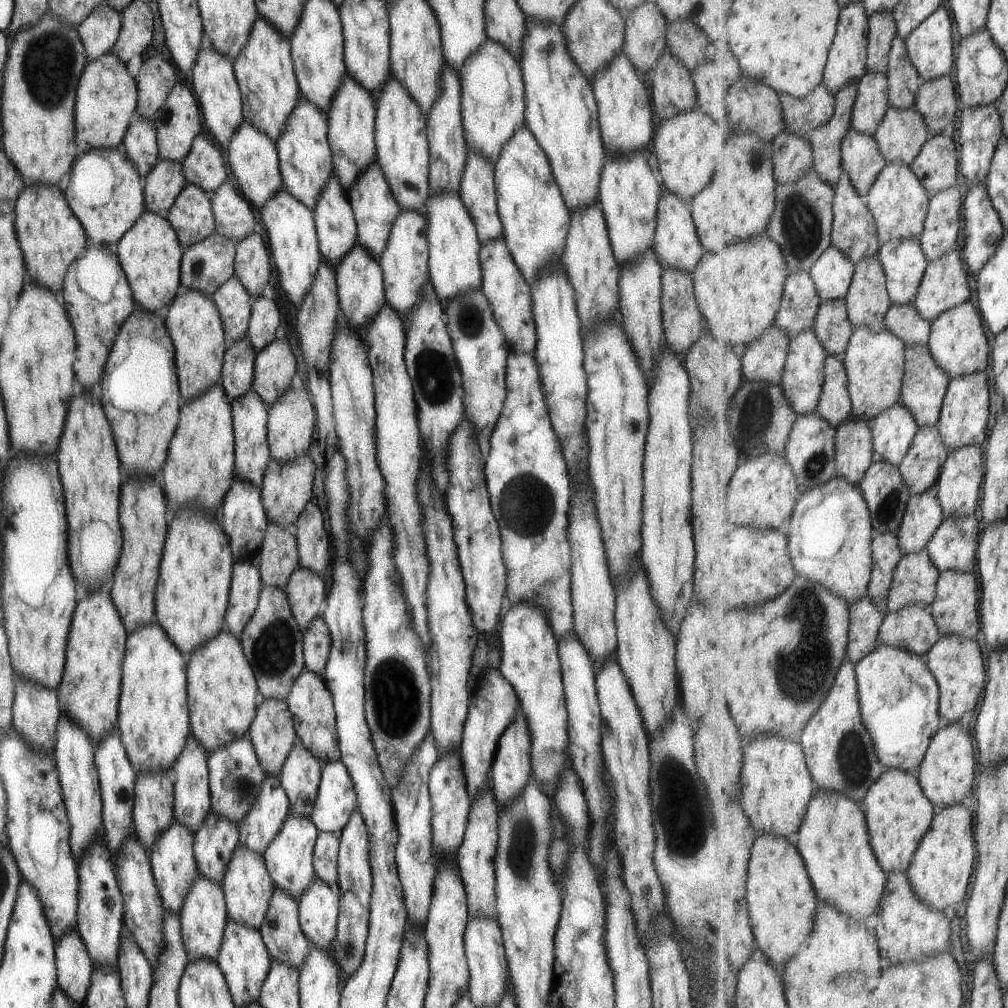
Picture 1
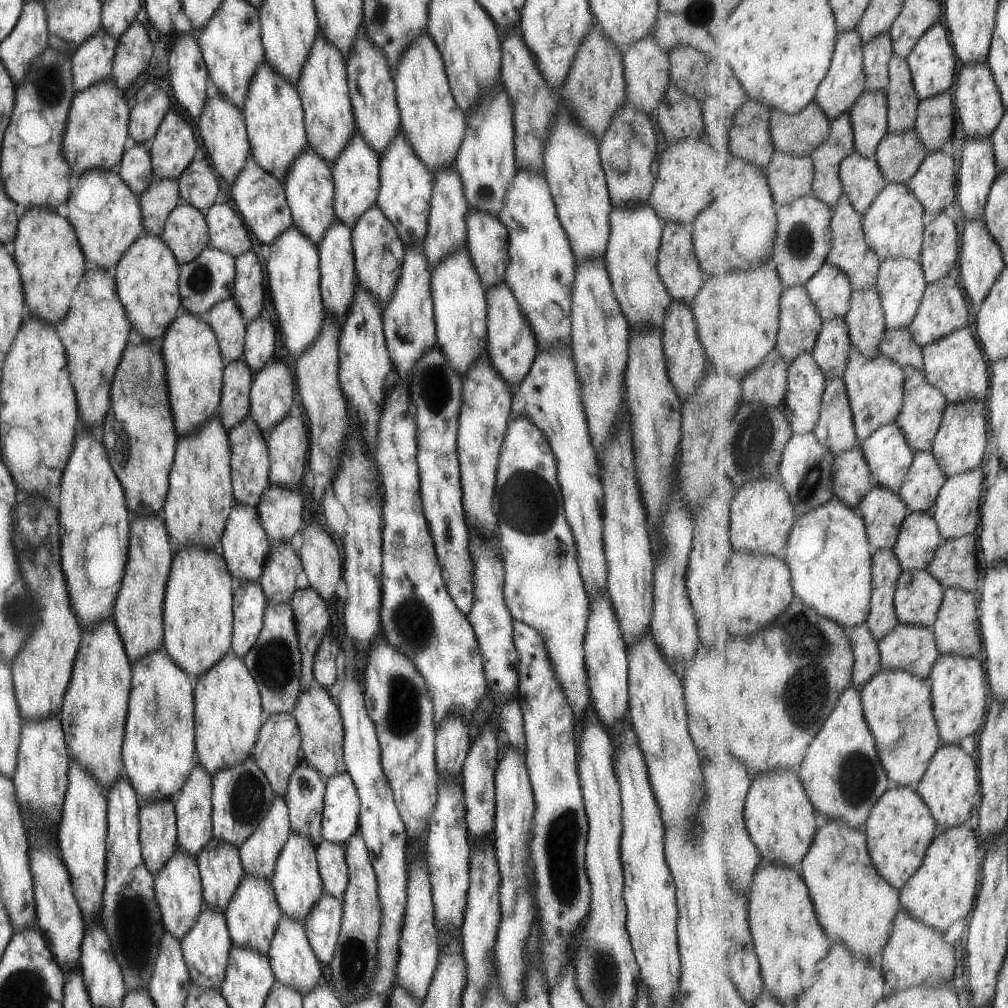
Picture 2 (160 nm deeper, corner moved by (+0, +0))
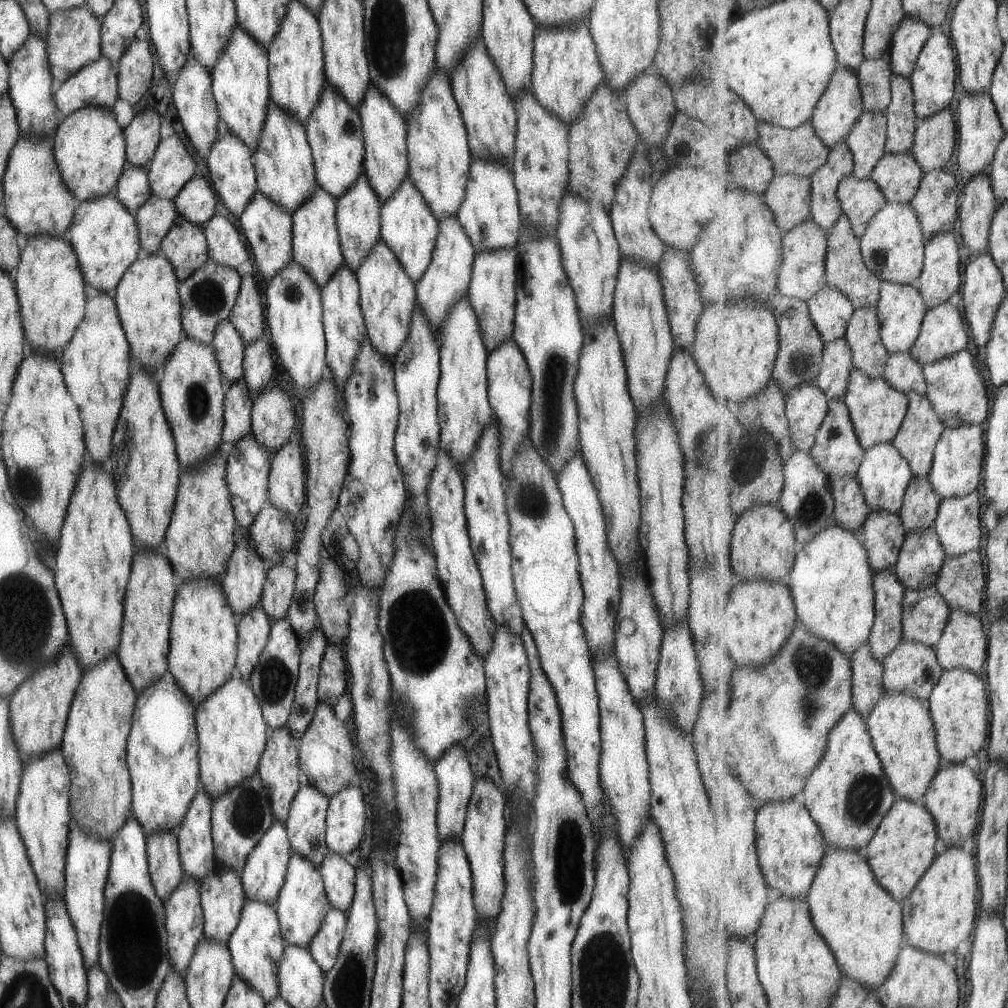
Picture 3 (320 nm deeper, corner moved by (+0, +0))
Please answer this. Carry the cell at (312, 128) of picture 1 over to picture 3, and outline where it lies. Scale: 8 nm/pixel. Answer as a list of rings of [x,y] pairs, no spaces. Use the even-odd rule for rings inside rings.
[[[315,184],[311,196],[291,215],[292,260],[310,274],[319,290],[338,267],[344,264],[336,229],[335,201],[330,194]]]

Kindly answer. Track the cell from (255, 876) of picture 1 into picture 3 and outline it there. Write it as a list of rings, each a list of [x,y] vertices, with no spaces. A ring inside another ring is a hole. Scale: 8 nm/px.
[[[245,899],[239,920],[226,942],[226,947],[231,957],[234,976],[259,993],[265,1003],[278,995],[277,973],[284,945],[274,906]]]

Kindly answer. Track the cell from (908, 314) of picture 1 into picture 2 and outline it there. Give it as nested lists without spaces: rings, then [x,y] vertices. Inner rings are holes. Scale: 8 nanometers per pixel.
[[[897,329],[896,331],[886,331],[881,344],[881,354],[896,362],[905,372],[905,368],[912,367],[925,373],[923,346],[920,346],[915,338],[911,336],[909,329]]]

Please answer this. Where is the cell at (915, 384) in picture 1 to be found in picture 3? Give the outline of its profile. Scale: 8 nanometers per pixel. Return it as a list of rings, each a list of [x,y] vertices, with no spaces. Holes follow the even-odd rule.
[[[909,393],[907,396],[910,404],[906,420],[903,421],[898,437],[892,443],[907,459],[907,462],[910,462],[914,476],[925,478],[930,476],[931,469],[933,469],[935,449],[938,442],[942,440],[942,434],[946,426],[935,412],[935,407],[928,397],[922,397],[917,393]]]

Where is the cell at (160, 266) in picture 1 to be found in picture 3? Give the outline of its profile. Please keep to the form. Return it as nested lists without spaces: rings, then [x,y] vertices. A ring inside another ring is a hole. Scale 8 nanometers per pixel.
[[[140,255],[127,267],[111,293],[129,345],[130,358],[152,373],[166,363],[181,336],[178,285],[171,263],[165,257]]]

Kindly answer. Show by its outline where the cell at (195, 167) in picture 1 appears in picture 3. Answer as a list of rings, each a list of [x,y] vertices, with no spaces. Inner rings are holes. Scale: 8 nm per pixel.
[[[193,175],[175,195],[172,203],[176,214],[191,224],[201,226],[215,212],[215,194],[212,186],[197,175]]]

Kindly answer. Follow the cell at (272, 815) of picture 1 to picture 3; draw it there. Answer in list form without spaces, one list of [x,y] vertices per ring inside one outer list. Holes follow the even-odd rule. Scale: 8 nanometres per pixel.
[[[274,820],[266,832],[263,833],[259,842],[255,844],[251,852],[246,856],[244,867],[240,872],[242,889],[246,899],[275,906],[275,899],[281,886],[283,886],[290,852],[290,844],[284,824]]]

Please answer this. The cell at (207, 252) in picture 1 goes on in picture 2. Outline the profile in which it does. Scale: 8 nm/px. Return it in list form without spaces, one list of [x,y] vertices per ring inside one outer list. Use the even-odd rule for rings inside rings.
[[[207,246],[191,262],[178,265],[180,305],[185,312],[201,318],[215,303],[231,297],[234,278],[234,258]]]

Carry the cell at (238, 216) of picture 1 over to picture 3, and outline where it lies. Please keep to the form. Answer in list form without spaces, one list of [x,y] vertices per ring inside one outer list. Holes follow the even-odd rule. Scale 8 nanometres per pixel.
[[[212,215],[201,227],[206,238],[207,256],[217,265],[235,269],[249,258],[241,234],[227,218]]]

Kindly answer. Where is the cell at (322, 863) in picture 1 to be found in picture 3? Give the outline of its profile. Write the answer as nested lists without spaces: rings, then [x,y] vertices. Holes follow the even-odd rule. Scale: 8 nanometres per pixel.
[[[331,851],[327,852],[318,866],[330,906],[343,913],[347,912],[352,901],[354,869],[341,855]]]

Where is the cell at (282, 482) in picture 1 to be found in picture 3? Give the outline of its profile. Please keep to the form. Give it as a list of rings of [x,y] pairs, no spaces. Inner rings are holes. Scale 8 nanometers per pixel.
[[[271,505],[261,507],[249,528],[250,545],[263,559],[266,568],[281,563],[287,552],[293,548],[295,520],[280,513]]]

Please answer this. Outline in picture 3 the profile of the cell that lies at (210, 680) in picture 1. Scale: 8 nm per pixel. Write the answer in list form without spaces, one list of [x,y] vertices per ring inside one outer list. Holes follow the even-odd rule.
[[[232,673],[209,697],[197,704],[194,719],[200,786],[213,802],[226,790],[233,789],[256,773],[266,743],[267,725],[247,681],[236,673]]]

